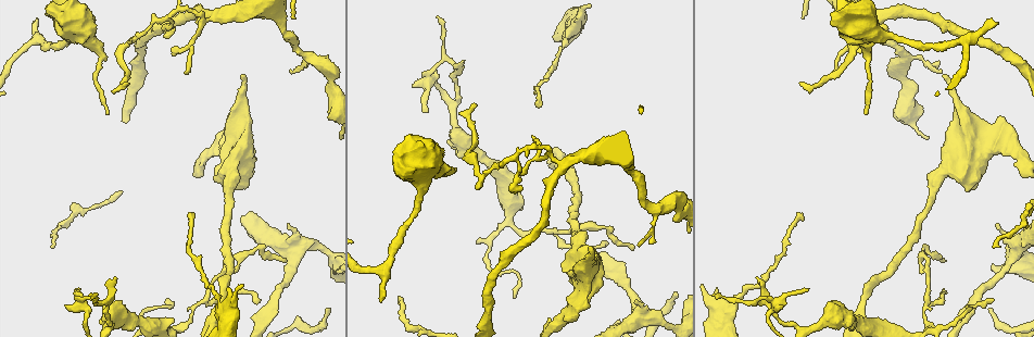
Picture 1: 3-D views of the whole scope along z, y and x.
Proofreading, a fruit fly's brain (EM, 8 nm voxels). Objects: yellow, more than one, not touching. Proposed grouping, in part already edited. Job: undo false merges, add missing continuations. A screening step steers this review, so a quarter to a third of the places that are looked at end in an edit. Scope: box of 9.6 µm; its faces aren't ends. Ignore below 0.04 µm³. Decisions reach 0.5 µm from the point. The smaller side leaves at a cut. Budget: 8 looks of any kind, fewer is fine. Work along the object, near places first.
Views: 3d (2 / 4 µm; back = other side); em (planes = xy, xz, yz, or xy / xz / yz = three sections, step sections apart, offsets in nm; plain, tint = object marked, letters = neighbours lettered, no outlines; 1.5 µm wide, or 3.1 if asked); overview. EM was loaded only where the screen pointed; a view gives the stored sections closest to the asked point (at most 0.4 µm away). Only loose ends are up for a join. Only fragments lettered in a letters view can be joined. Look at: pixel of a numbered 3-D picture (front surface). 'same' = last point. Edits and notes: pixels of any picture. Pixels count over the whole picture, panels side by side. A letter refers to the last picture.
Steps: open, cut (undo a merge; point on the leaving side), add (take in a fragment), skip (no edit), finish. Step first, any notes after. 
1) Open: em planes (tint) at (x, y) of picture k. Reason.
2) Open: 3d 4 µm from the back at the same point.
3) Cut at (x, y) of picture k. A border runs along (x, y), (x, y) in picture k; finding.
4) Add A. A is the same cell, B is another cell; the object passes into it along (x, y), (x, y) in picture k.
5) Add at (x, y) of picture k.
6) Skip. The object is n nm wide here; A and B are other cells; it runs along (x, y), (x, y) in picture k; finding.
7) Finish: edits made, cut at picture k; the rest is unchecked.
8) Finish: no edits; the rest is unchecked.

Open: em planes (letters) at (287, 224) of picture 1. Thick end.

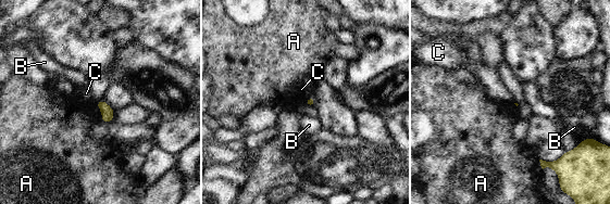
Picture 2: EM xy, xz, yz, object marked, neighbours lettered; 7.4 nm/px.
Skip. A, B and C are other cells; a border runs along (310, 94), (303, 101) in picture 2; none of them fits.

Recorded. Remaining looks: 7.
Open: 3d 4 µm from the back at (133, 37) of picture 1. Abrupt turn.

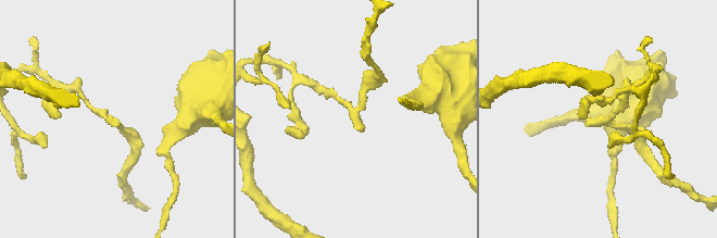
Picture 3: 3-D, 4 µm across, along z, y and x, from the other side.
Open: em planes (letters) at (352, 108) of picture 3.

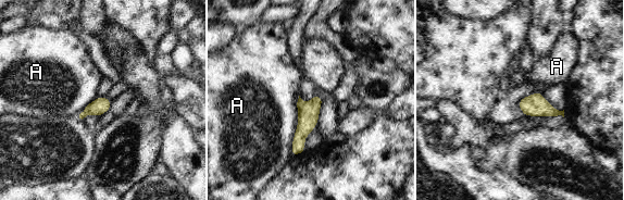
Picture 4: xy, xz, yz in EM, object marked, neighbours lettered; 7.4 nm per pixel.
Skip. The object is 120 nm wide here; A is another cell; it runs along (316, 98), (294, 152) in picture 4; all the same neuron.

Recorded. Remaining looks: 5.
Open: 3d 4 µm at (995, 24) of picture 1. Free end.

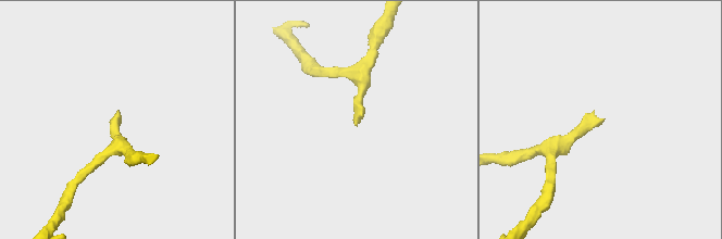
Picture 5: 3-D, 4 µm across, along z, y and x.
Open: em planes (letters) at (603, 120) of picture 5. Shape alone is not enough.

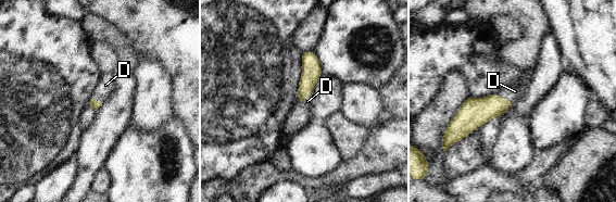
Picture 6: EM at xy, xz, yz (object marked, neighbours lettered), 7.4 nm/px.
Add D. The longest contact is with D, 160 nm; D is the same cell; the object passes into it along (475, 112), (506, 100), (515, 91) in picture 6; the neuron continues.

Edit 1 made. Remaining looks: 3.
Finish: edits made, add at picture 6; the rest is unchecked.

